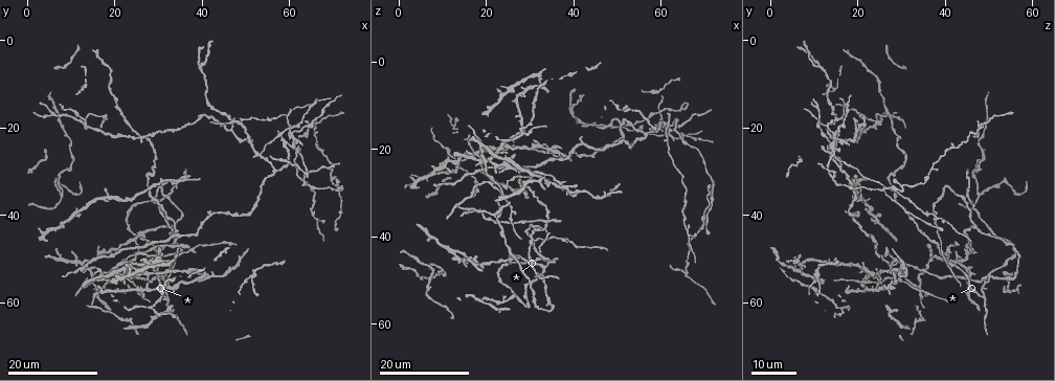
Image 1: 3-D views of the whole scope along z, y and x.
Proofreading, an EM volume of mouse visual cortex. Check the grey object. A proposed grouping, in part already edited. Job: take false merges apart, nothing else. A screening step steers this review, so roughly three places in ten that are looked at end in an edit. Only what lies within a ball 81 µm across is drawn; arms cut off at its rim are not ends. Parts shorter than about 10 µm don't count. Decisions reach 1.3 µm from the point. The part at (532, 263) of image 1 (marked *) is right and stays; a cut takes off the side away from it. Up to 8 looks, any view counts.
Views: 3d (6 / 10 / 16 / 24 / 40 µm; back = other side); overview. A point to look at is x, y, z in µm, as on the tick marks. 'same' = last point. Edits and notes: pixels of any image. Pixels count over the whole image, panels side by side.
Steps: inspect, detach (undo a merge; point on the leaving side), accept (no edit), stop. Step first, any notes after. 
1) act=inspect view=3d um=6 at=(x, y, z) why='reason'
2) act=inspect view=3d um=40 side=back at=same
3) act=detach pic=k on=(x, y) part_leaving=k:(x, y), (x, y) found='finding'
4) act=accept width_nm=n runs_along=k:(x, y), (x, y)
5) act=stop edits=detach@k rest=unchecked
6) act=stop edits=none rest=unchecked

act=inspect view=3d um=24 at=(53.0, 26.0, 14.5) why='three arms meet'

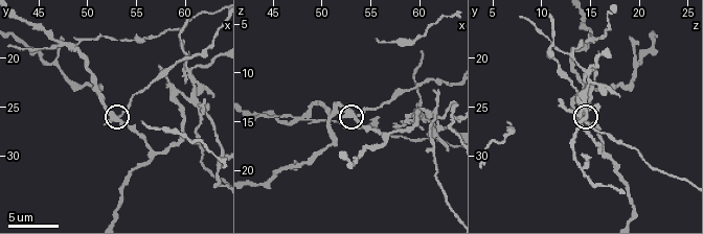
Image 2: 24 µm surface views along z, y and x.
act=inspect view=3d um=6 at=same

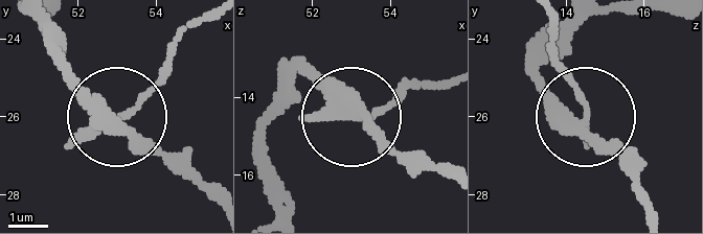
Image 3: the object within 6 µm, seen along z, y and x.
act=detach pic=3 on=(149, 93) arms=3 found='a second neuron is stuck on'

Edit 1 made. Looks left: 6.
act=inspect view=3d um=16 at=(33.0, 56.5, 26.5)

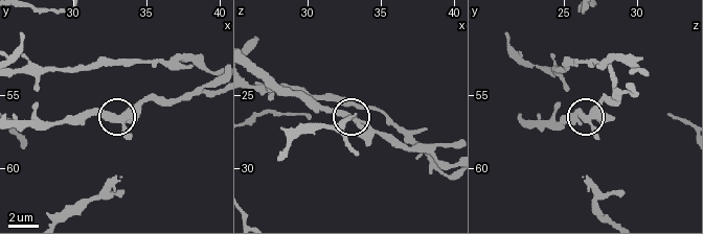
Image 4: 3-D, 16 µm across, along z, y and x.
act=inspect view=3d um=10 at=(33.4, 56.4, 26.6)

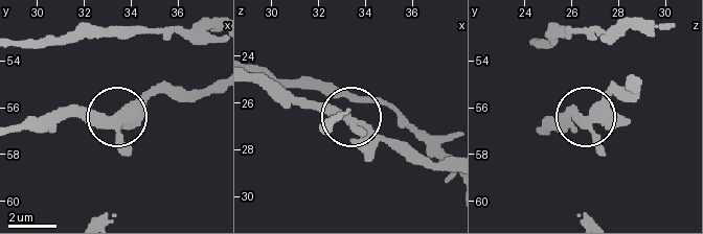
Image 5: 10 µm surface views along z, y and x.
act=accept found='one neuron here'

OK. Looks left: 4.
act=inspect view=3d um=24 at=(31.5, 58.5, 48.5) why='four-way junction'

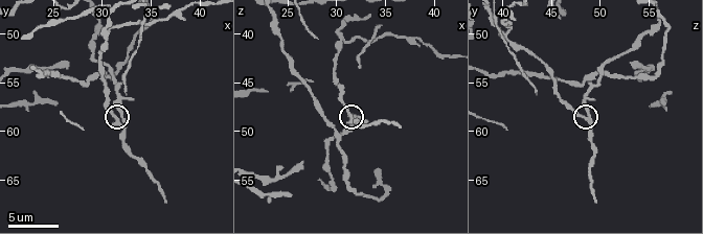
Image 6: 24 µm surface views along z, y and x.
act=inspect view=3d um=6 at=(32.2, 58.4, 48.8)

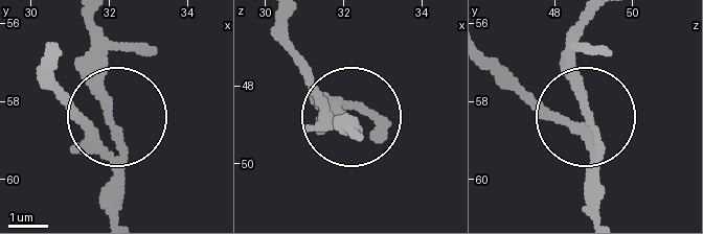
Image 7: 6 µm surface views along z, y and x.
act=accept arms=4 runs_along=7:(494, 59), (544, 106), (587, 125), (594, 215) found='all the same neuron'

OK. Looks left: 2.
act=inspect view=3d um=16 at=(41.5, 53.0, 30.0) why='branch point'

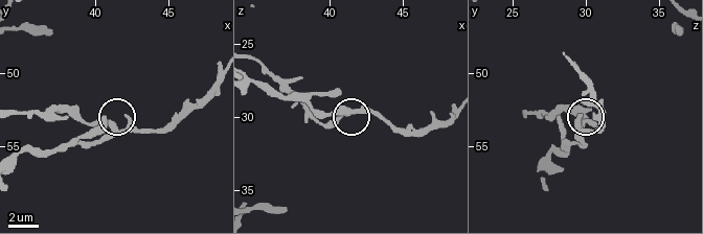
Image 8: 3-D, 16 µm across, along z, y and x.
act=inspect view=3d um=6 at=(41.4, 53.4, 29.6)

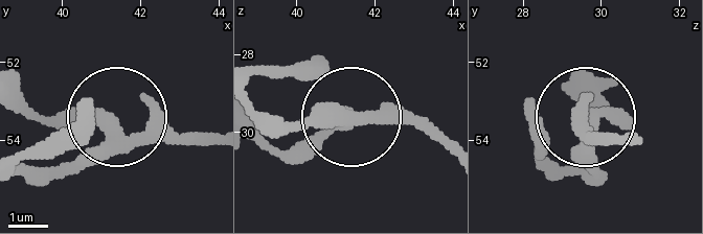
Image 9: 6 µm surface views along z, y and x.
act=accept width_nm=340 found='continuous, no second neuron'

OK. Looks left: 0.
act=stop edits=detach@3 rest=unchecked

